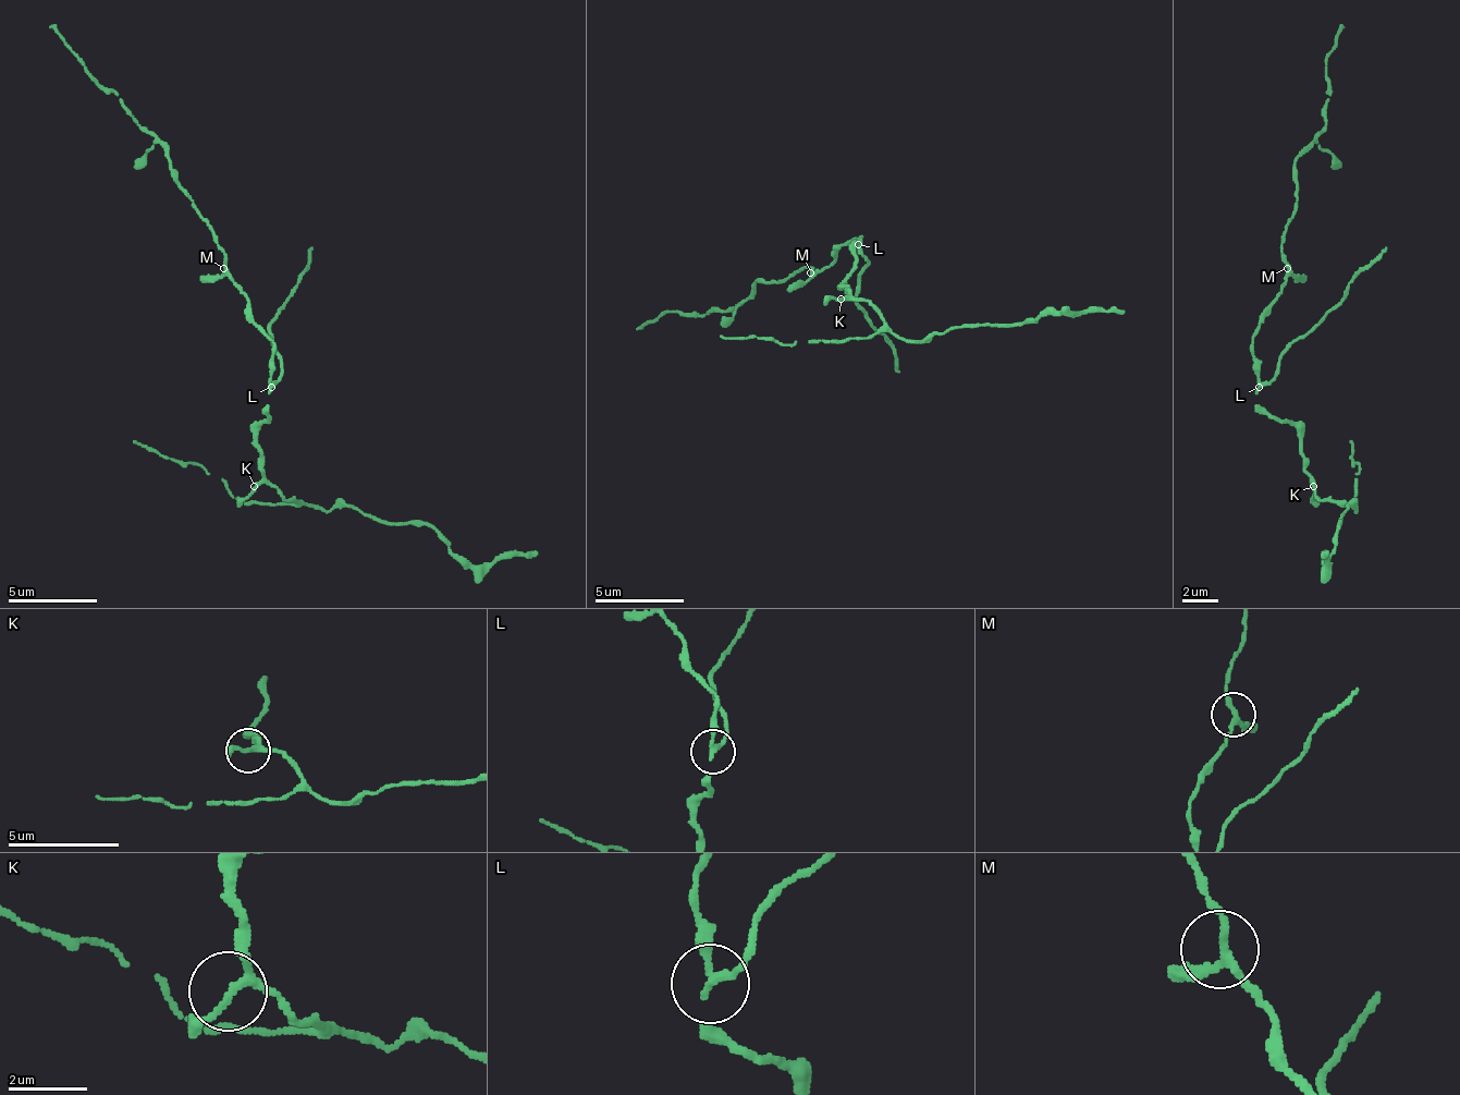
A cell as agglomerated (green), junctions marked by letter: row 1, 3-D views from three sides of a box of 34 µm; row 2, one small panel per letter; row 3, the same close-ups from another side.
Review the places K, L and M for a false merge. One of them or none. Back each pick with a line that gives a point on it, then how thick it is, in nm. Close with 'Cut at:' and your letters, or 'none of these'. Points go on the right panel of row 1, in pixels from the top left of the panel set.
L: (1259, 387) | 160 nm
Cut at: L

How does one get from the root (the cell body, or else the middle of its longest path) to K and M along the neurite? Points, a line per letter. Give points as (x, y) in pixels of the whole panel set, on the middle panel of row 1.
K: (855, 241), (855, 272), (845, 281), (845, 290), (849, 294), (841, 299)
M: (855, 241), (859, 241), (859, 236), (855, 236), (827, 268), (810, 272)

